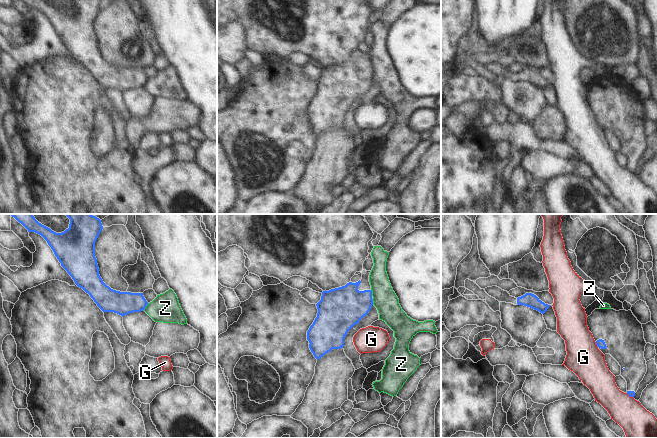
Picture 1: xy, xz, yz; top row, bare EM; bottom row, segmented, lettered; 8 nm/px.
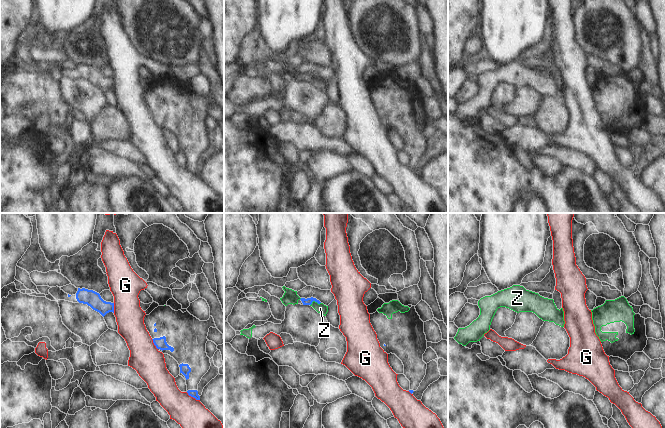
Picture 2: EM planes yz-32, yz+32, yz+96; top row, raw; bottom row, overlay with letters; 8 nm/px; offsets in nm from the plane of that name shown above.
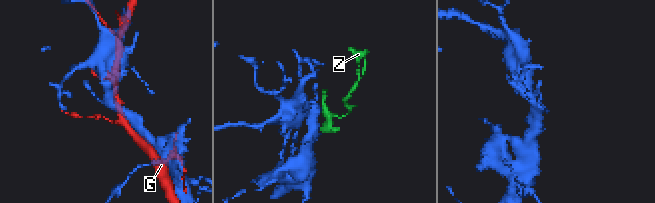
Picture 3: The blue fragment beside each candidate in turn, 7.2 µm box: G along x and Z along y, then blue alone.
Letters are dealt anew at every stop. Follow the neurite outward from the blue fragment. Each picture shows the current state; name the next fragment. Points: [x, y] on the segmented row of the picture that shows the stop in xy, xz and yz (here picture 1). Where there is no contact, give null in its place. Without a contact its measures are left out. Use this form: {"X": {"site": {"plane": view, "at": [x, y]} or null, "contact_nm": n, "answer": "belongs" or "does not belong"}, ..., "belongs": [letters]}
{"G": {"site": {"plane": "yz", "at": [596, 344]}, "contact_nm": 50, "answer": "does not belong"}, "Z": {"site": {"plane": "xy", "at": [146, 305]}, "contact_nm": 70, "answer": "belongs"}, "belongs": ["Z"]}

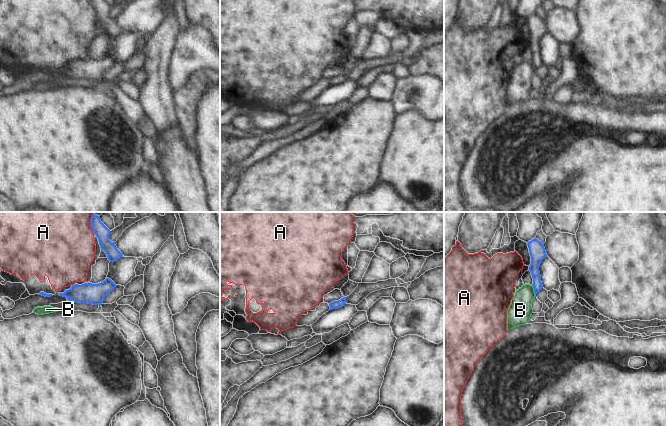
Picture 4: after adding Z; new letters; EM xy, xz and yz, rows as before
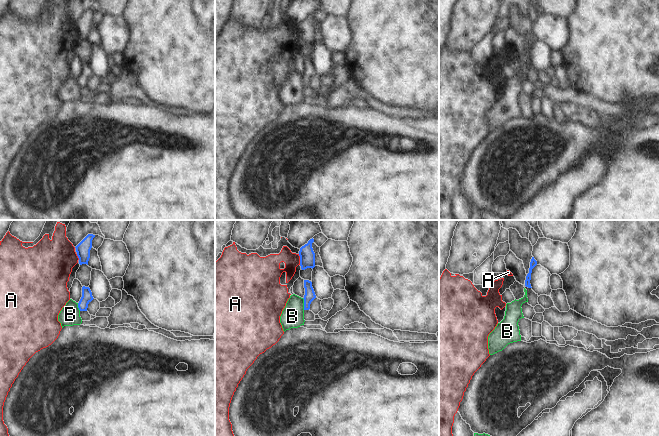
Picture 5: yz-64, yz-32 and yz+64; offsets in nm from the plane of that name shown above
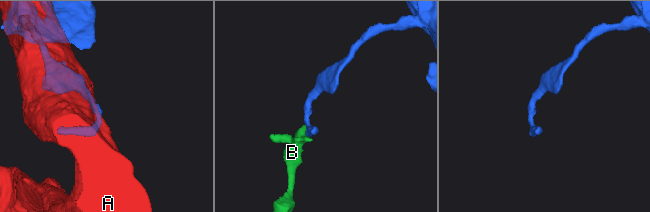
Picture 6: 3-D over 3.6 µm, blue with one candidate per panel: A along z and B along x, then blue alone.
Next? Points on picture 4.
{"A": {"site": {"plane": "xy", "at": [90, 222]}, "contact_nm": 170, "answer": "does not belong"}, "B": {"site": {"plane": "yz", "at": [534, 290]}, "contact_nm": 110, "answer": "does not belong"}, "belongs": []}

